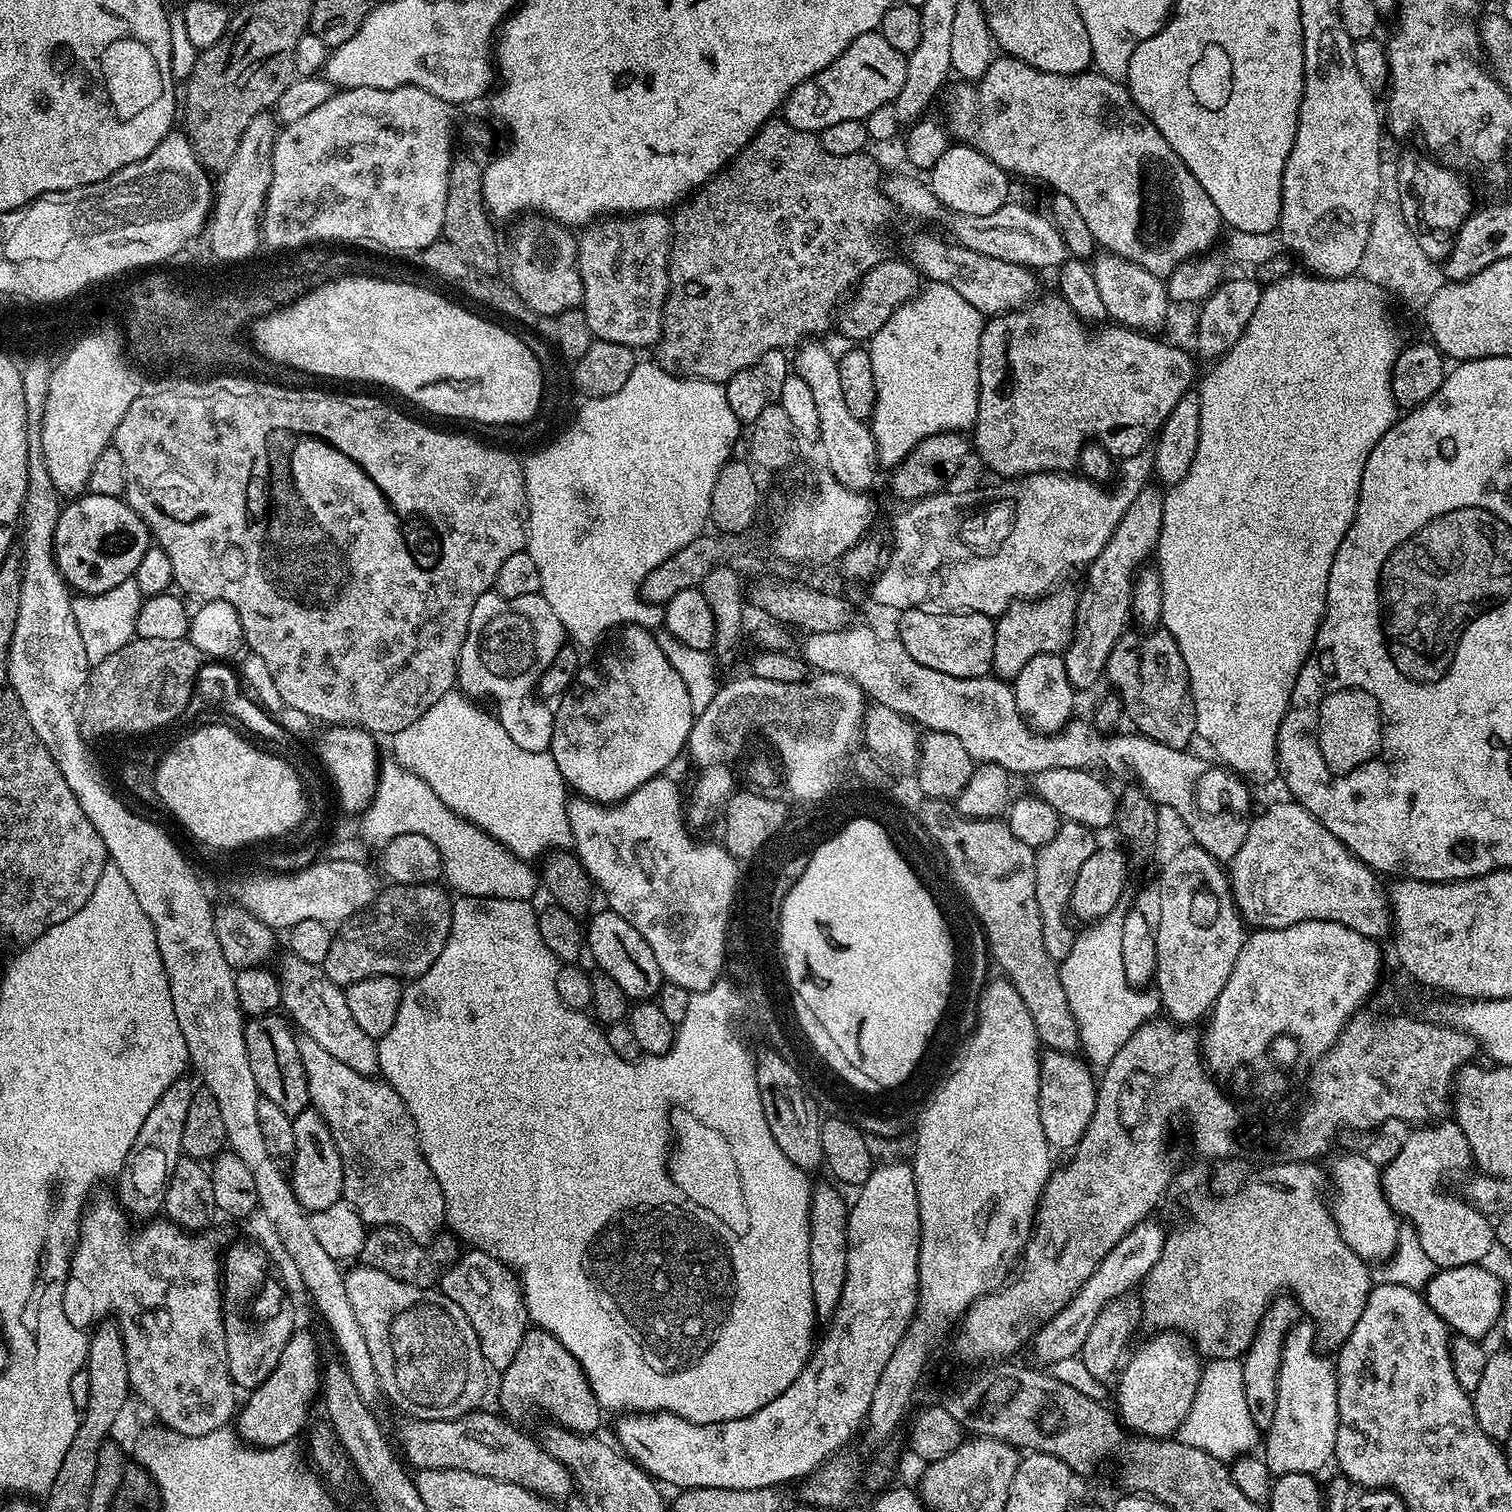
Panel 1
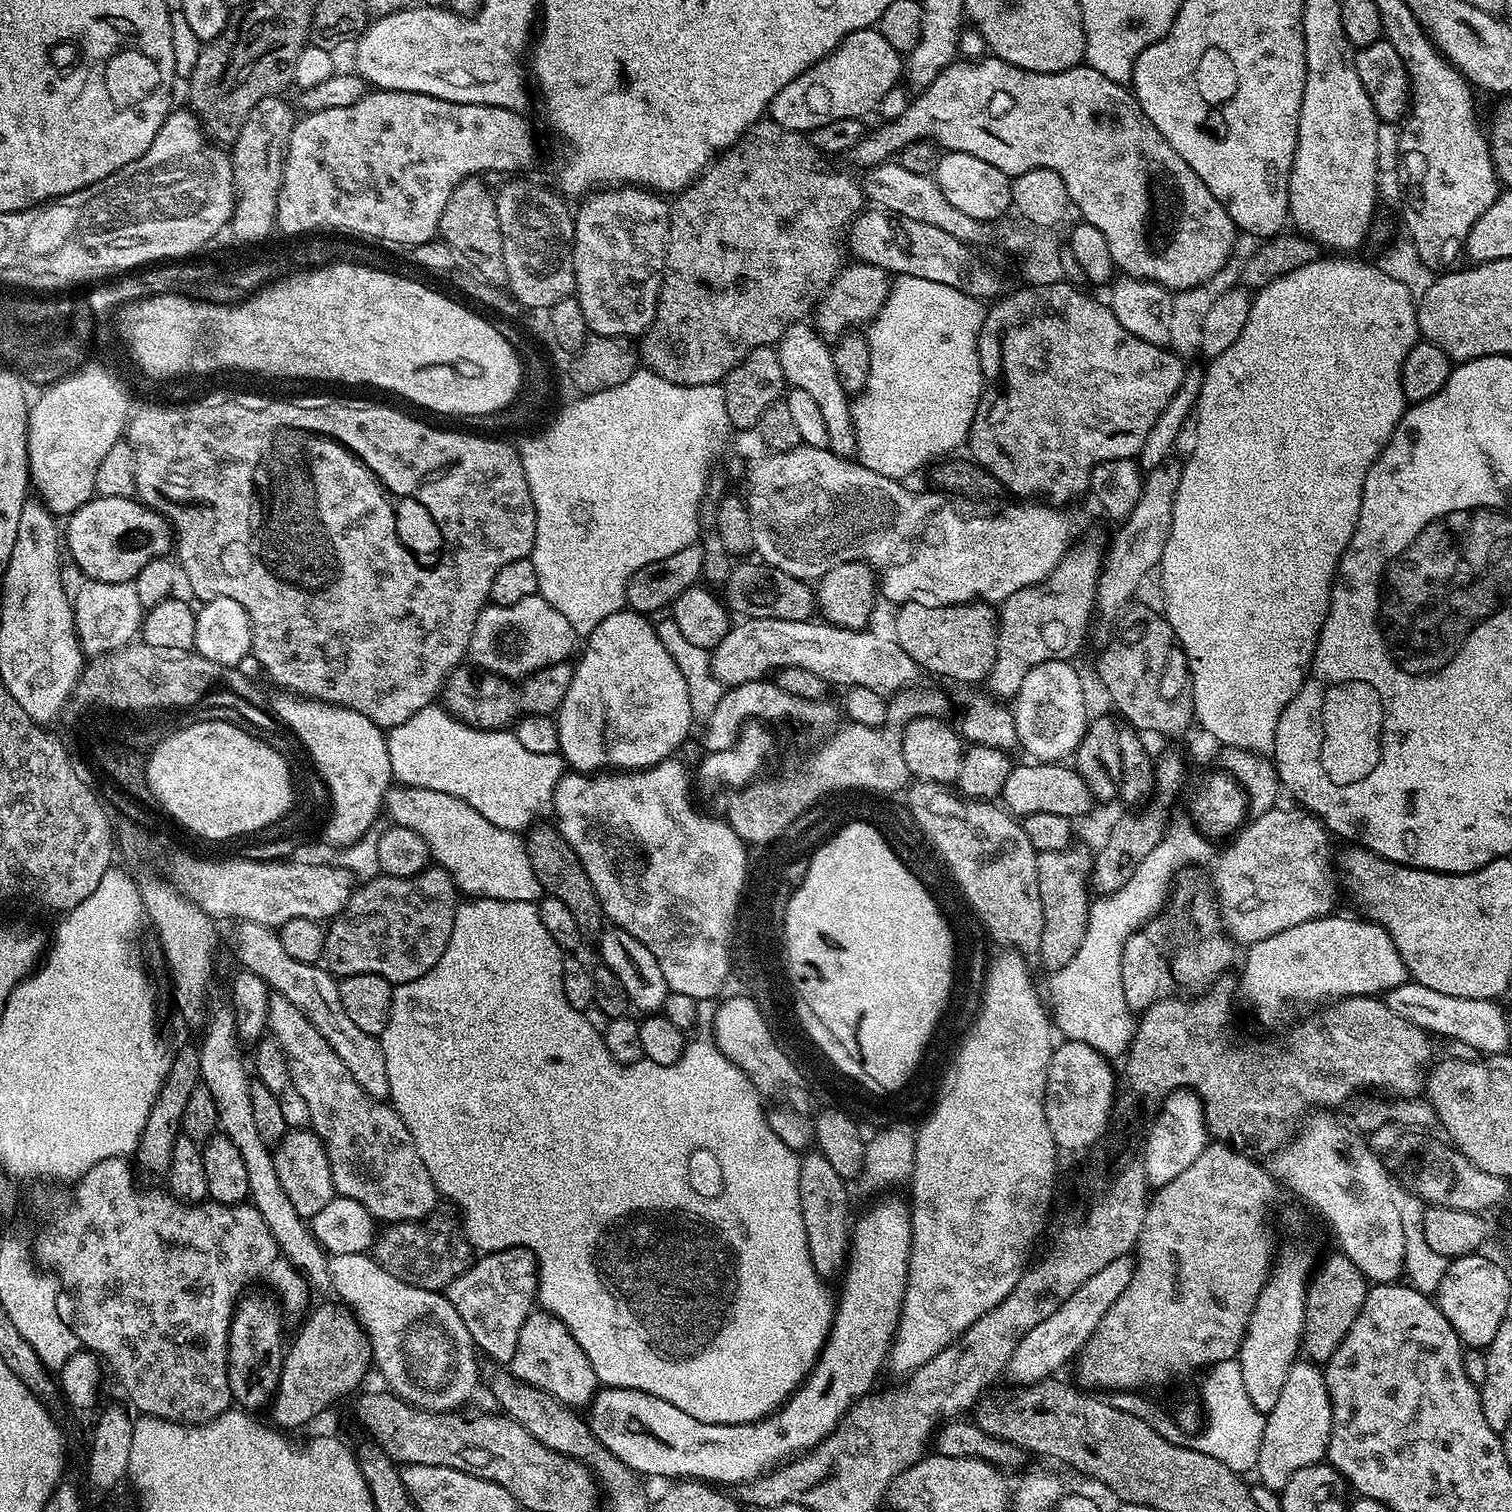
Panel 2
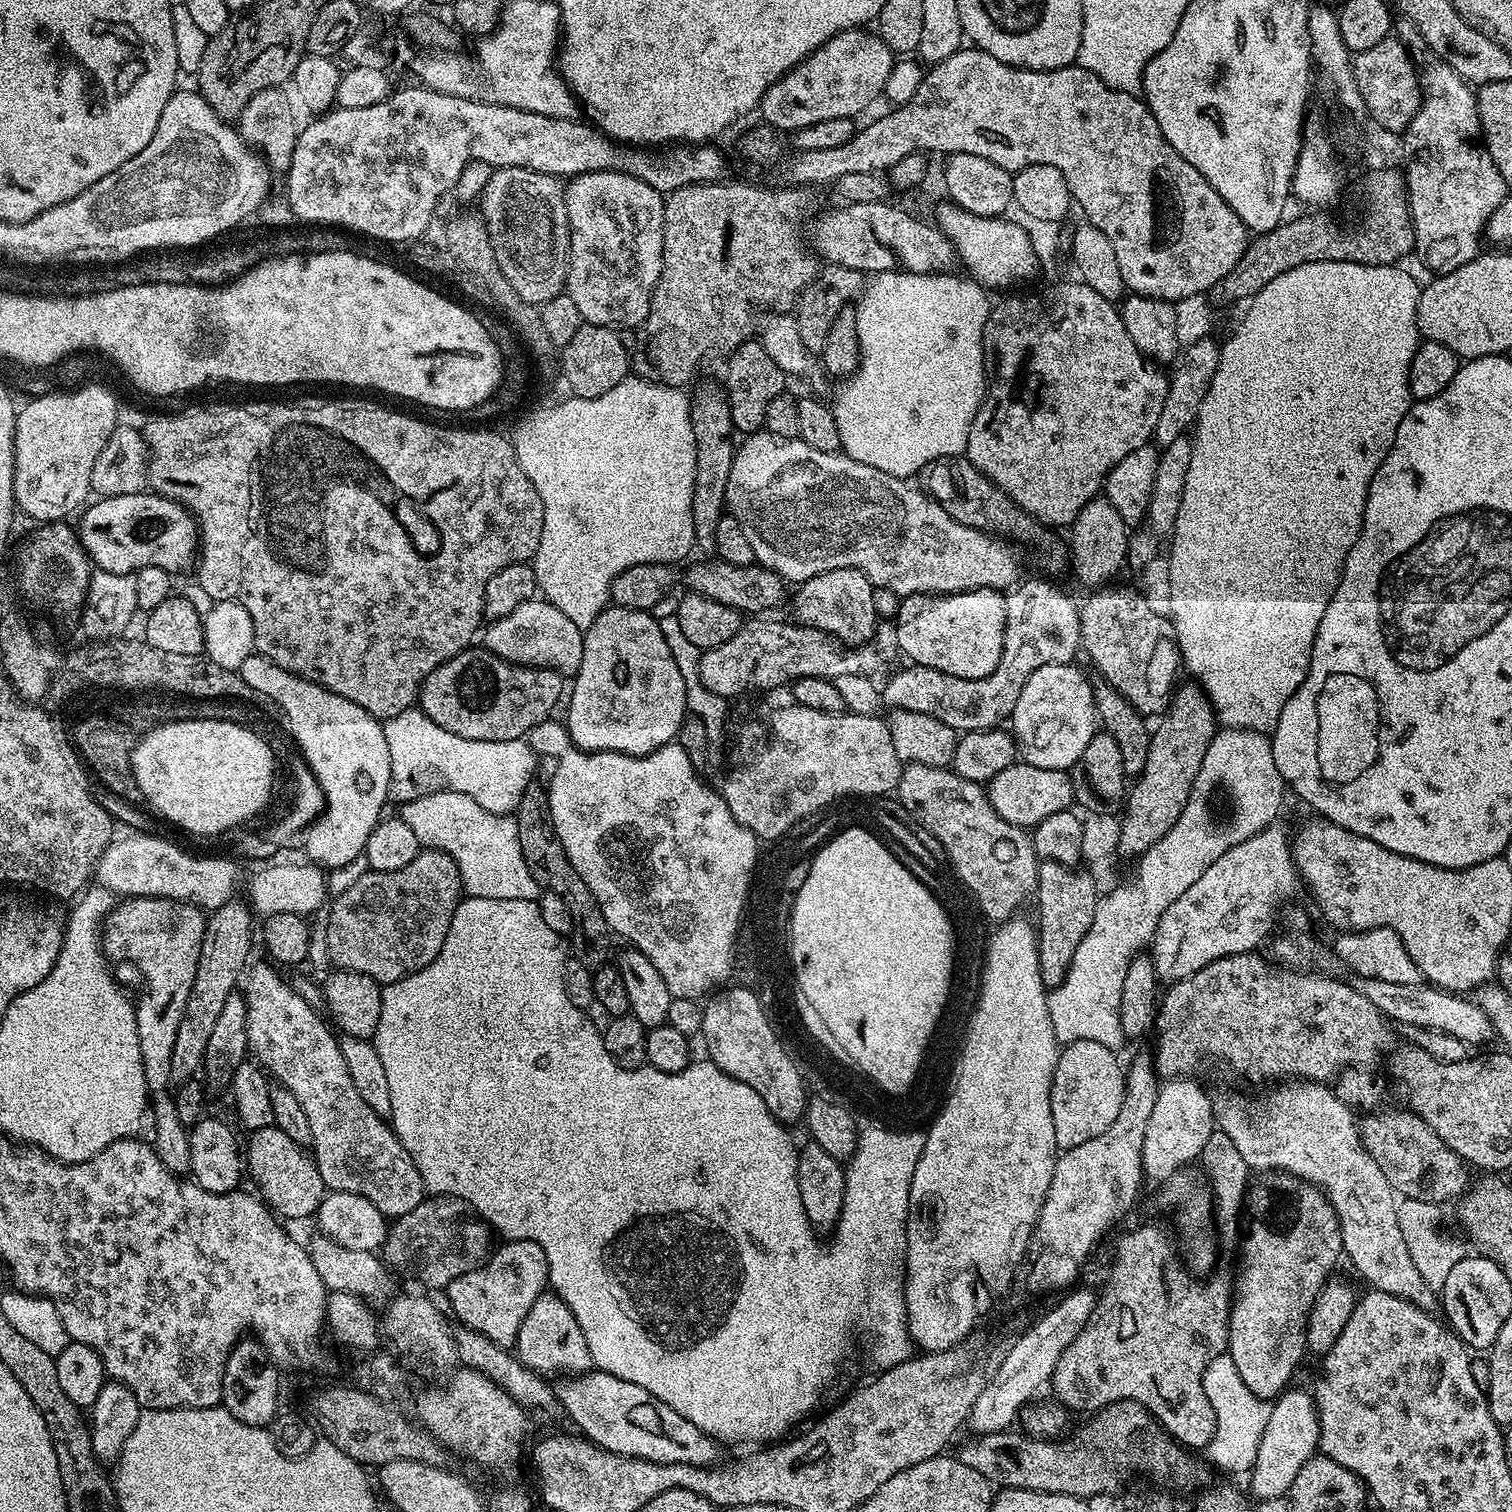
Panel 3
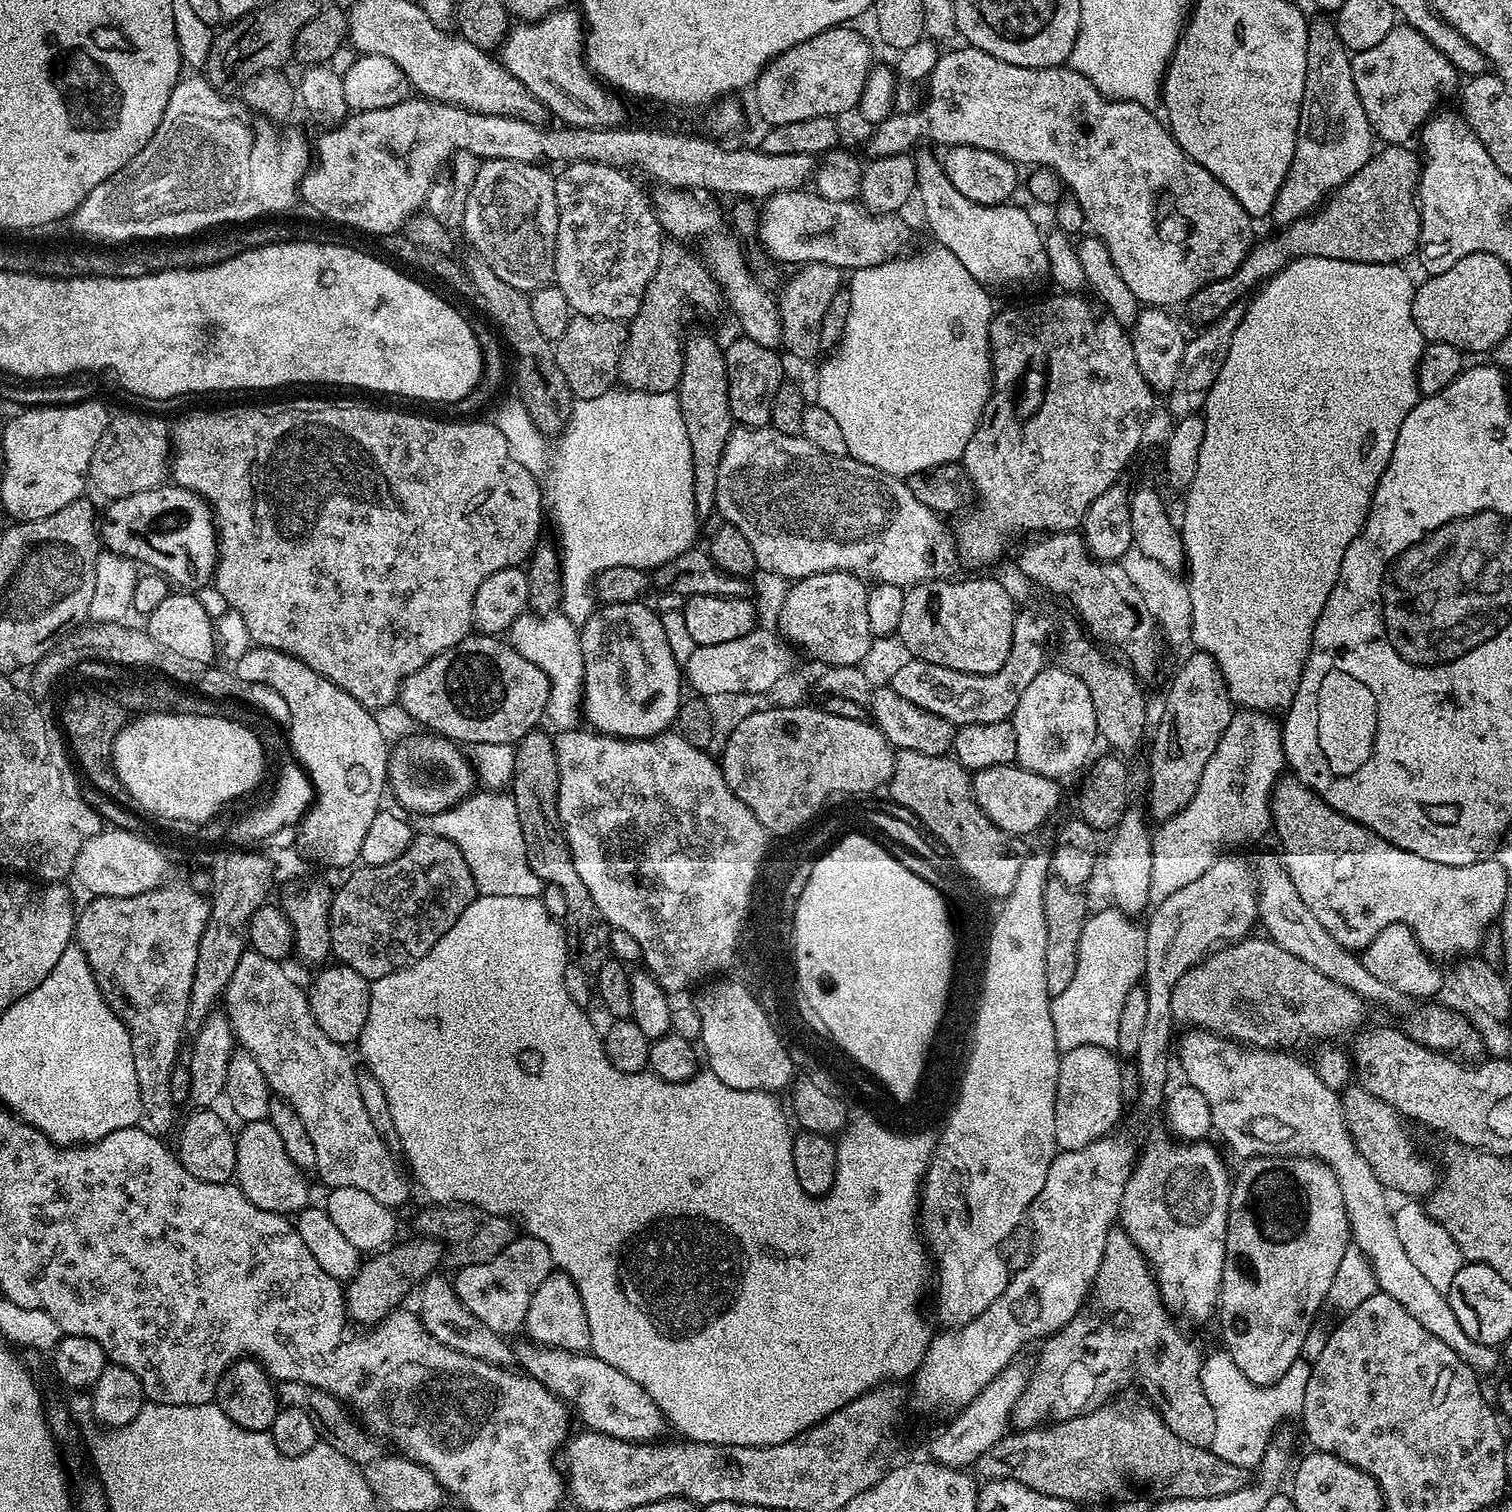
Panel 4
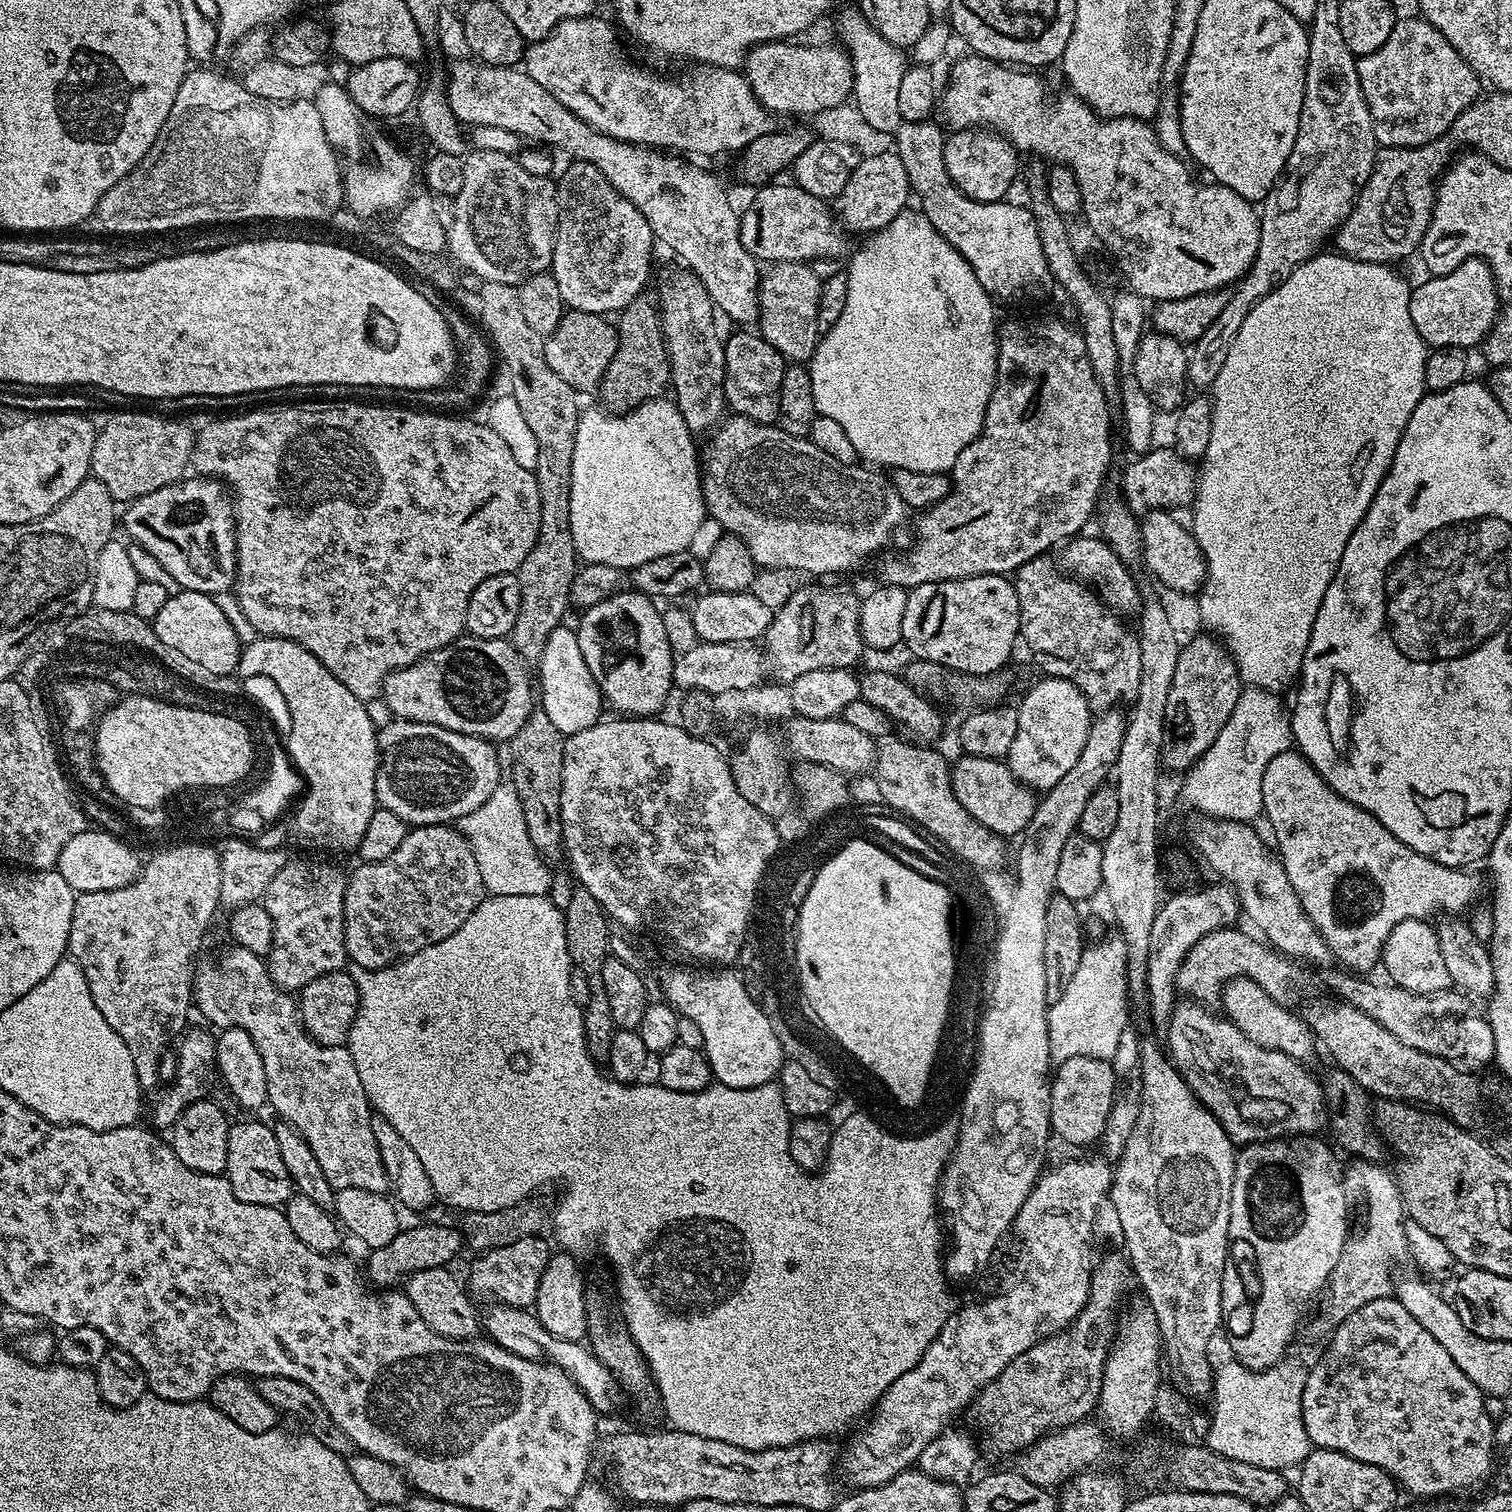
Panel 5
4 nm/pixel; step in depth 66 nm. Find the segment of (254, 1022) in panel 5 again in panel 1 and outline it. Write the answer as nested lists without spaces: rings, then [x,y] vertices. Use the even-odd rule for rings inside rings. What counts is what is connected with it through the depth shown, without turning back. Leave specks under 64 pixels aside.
[[[301,1039],[300,1057],[306,1070],[311,1107],[315,1108],[316,1113],[326,1122],[342,1158],[343,1199],[346,1203],[364,1219],[365,1225],[398,1228],[410,1239],[421,1242],[437,1239],[441,1231],[439,1228],[443,1229],[446,1224],[442,1186],[440,1178],[434,1176],[434,1170],[430,1170],[426,1162],[414,1126],[414,1118],[410,1118],[406,1102],[402,1102],[402,1098],[398,1098],[396,1091],[383,1079],[363,1076],[350,1070],[350,1066],[338,1062],[338,1058],[318,1046],[318,1042]]]

